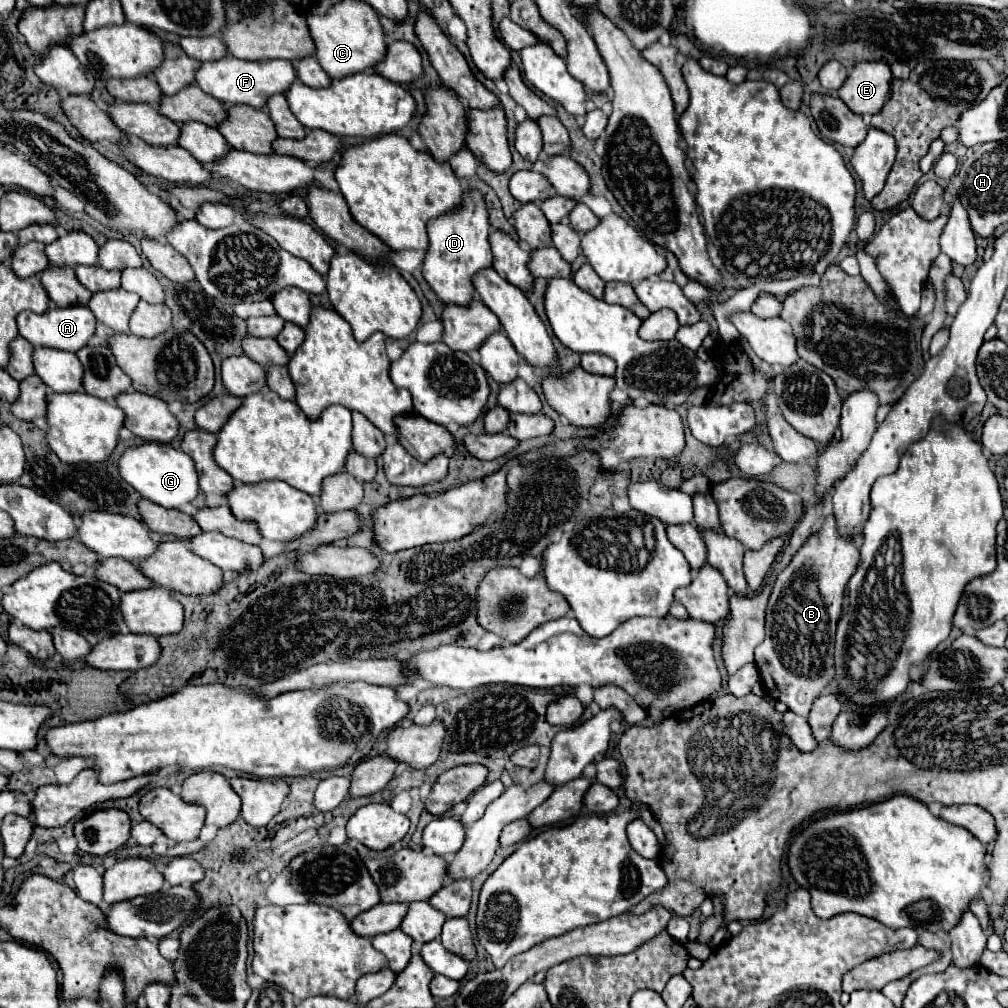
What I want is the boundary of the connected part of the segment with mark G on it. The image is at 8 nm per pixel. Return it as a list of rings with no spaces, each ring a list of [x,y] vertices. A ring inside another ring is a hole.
[[[145,442],[127,450],[119,460],[119,472],[143,498],[165,508],[181,508],[193,502],[199,494],[199,474],[195,464],[187,454],[183,454],[183,450],[177,450],[171,444]]]

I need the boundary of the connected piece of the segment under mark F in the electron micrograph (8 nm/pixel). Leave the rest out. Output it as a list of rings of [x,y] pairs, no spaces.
[[[227,56],[223,58],[223,62],[203,62],[195,76],[197,86],[205,94],[221,100],[223,104],[231,106],[247,104],[253,108],[265,108],[267,98],[271,98],[271,94],[285,94],[295,80],[297,80],[295,66],[289,60],[249,62],[249,60],[239,60],[235,56]]]

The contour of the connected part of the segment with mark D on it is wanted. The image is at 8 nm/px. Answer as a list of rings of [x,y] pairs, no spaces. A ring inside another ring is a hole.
[[[467,190],[467,200],[463,206],[451,214],[439,216],[429,222],[429,250],[423,264],[423,276],[437,294],[437,298],[449,306],[469,306],[475,296],[475,286],[471,278],[485,268],[493,268],[493,254],[489,248],[489,232],[491,226],[487,222],[487,208],[483,202],[483,194],[477,190]]]

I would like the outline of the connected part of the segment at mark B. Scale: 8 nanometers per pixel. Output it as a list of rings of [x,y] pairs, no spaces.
[[[833,514],[821,518],[817,532],[813,532],[807,542],[799,548],[799,552],[791,558],[791,562],[777,574],[773,582],[773,590],[767,604],[765,618],[765,640],[755,648],[755,664],[761,674],[761,684],[765,692],[787,704],[787,708],[799,716],[807,716],[811,704],[817,696],[821,696],[823,688],[833,680],[833,642],[835,642],[835,626],[841,616],[843,594],[849,578],[853,576],[859,564],[859,546],[857,538],[839,534],[837,522]]]

